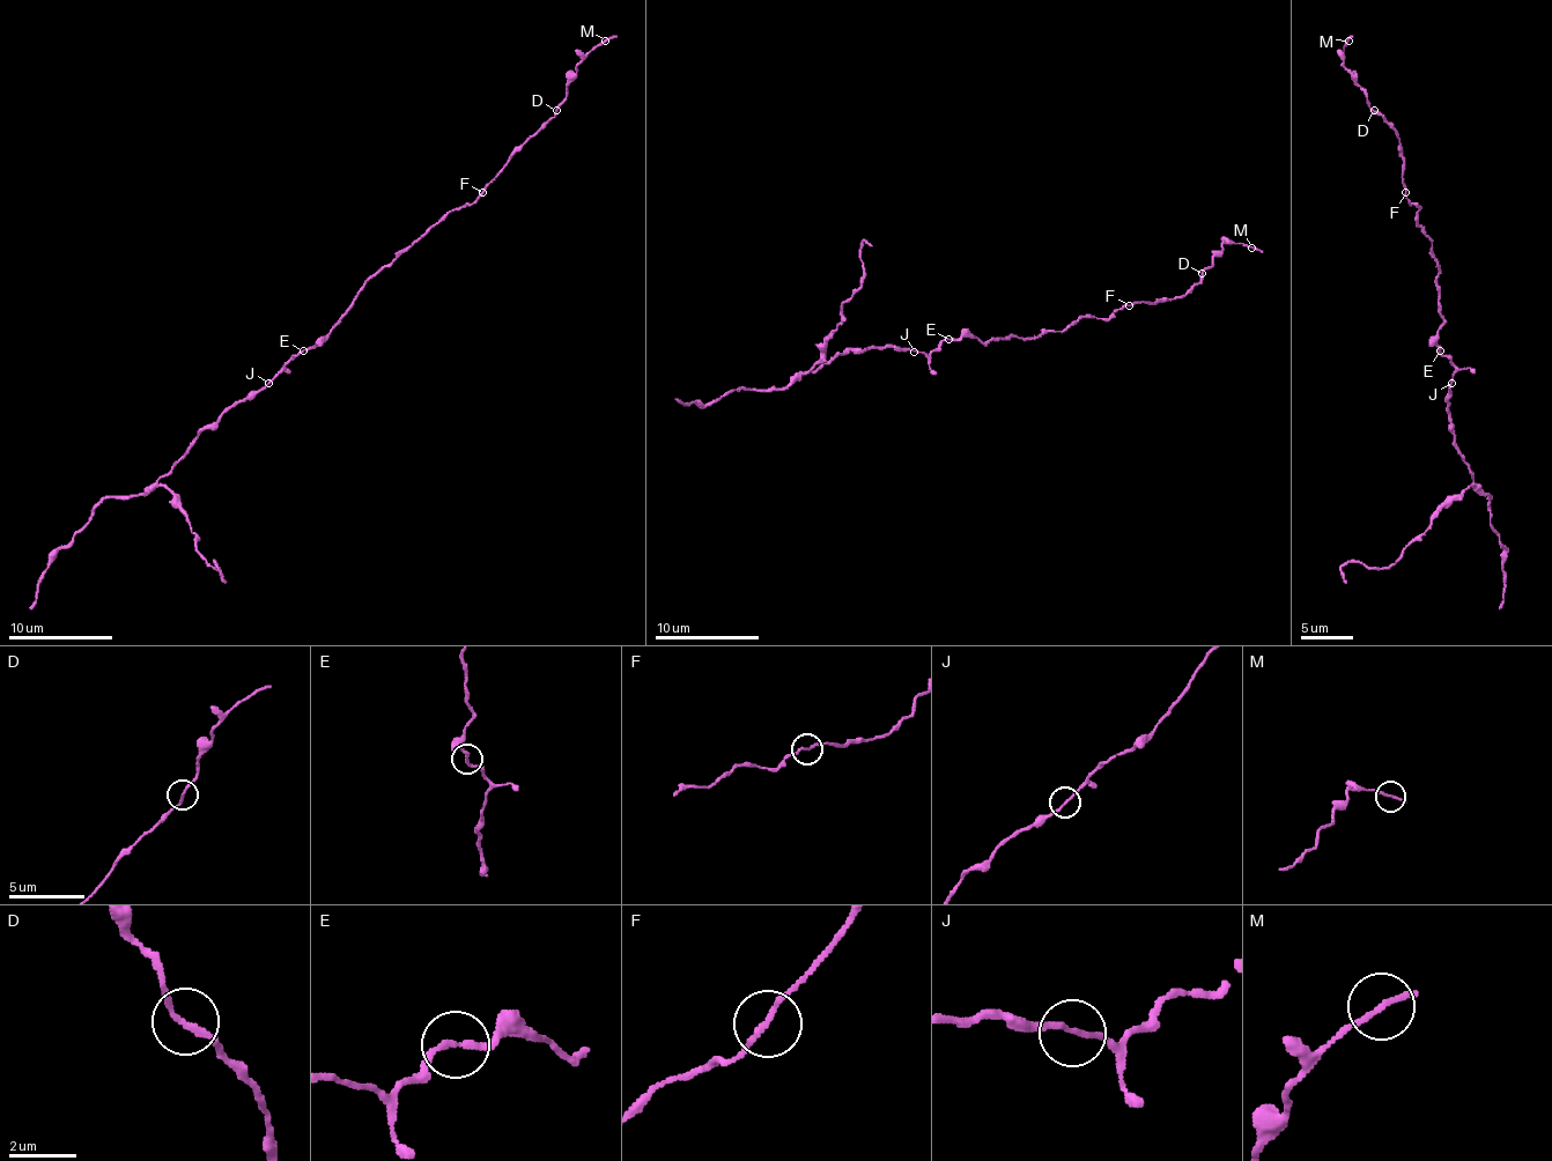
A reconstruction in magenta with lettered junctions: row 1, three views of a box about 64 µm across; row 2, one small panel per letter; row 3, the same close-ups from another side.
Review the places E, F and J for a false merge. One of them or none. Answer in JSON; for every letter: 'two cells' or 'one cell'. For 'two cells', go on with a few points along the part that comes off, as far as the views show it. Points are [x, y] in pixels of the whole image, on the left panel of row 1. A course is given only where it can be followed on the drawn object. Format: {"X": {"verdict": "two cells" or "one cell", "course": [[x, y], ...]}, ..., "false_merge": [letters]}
{"E": {"verdict": "one cell"}, "F": {"verdict": "one cell"}, "J": {"verdict": "one cell"}, "false_merge": []}

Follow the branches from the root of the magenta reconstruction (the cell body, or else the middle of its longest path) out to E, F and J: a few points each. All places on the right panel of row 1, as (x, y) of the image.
E: (1439, 333), (1439, 352)
F: (1439, 333), (1445, 320), (1436, 283), (1439, 263), (1431, 253), (1431, 239), (1418, 227), (1418, 208), (1405, 193)
J: (1439, 333), (1439, 352), (1454, 367), (1451, 383)

